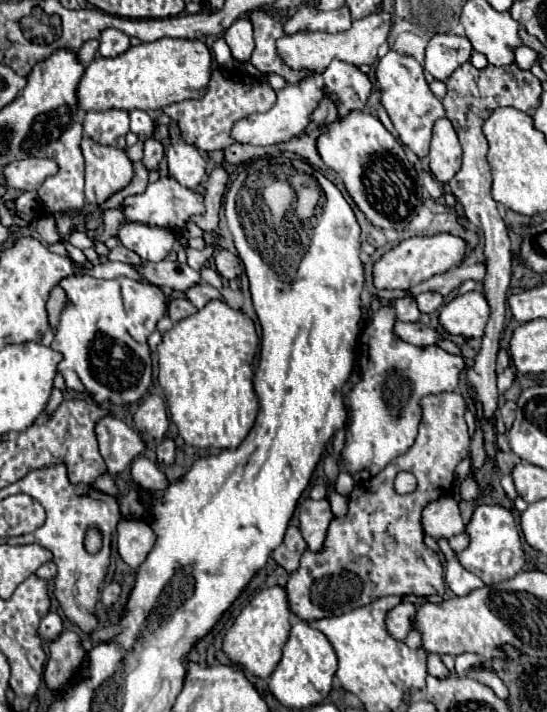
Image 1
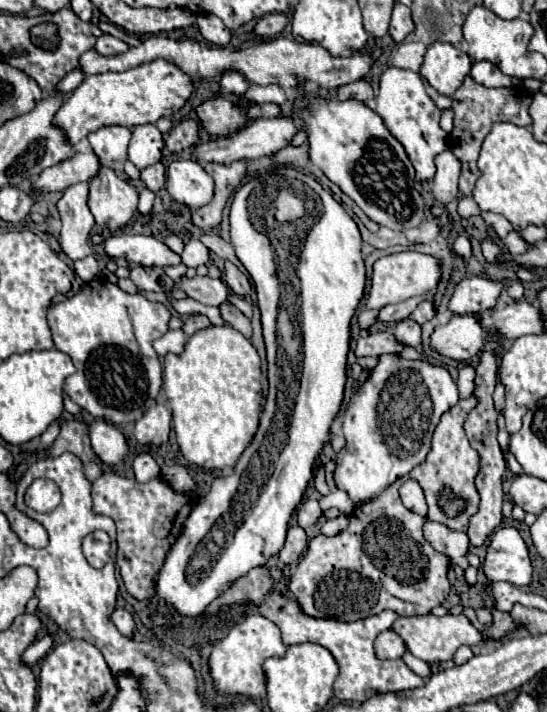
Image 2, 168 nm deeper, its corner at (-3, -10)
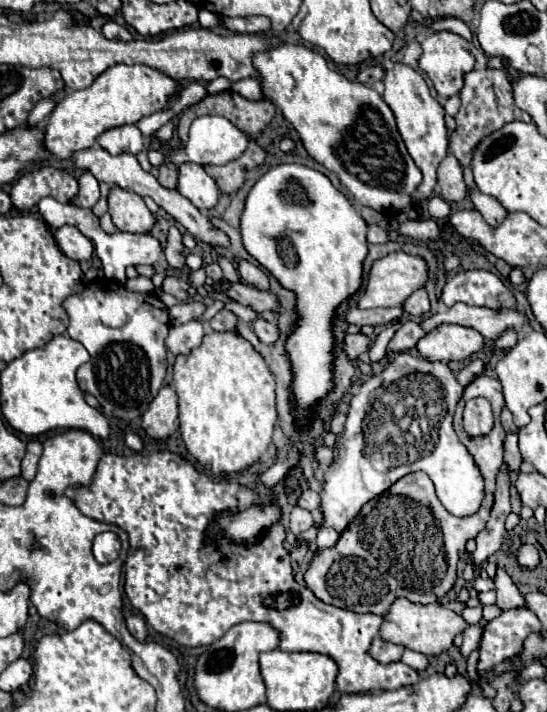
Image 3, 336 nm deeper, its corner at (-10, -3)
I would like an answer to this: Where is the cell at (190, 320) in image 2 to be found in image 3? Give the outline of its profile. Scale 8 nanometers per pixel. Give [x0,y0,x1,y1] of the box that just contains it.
[209,310,239,334]

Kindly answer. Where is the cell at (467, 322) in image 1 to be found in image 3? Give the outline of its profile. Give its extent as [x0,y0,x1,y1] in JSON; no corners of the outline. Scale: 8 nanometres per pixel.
[417,324,485,362]

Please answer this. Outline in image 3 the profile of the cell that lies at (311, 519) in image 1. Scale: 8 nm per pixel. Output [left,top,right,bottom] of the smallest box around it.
[297,490,319,510]

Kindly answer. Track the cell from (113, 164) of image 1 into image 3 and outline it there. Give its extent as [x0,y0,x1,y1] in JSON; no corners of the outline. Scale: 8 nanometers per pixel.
[109,186,155,234]

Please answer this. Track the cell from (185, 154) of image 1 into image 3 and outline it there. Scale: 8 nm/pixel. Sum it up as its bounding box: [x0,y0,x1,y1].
[177,164,219,210]

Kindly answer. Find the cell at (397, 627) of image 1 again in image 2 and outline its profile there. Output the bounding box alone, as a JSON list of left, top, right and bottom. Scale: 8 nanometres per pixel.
[376,629,406,659]

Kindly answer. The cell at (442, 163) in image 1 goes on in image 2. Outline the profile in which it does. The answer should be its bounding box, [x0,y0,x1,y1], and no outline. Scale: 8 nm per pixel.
[430,149,462,203]

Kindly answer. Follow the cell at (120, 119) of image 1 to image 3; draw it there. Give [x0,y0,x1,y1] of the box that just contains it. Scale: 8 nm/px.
[97,126,145,154]

